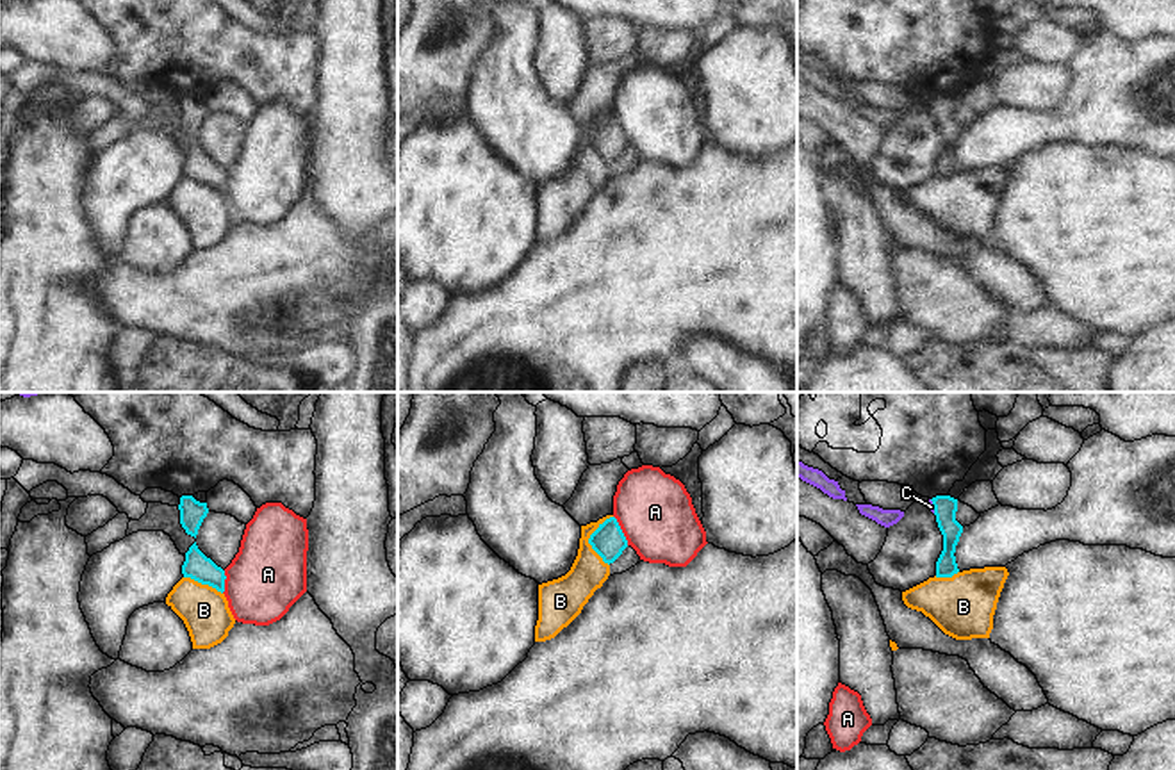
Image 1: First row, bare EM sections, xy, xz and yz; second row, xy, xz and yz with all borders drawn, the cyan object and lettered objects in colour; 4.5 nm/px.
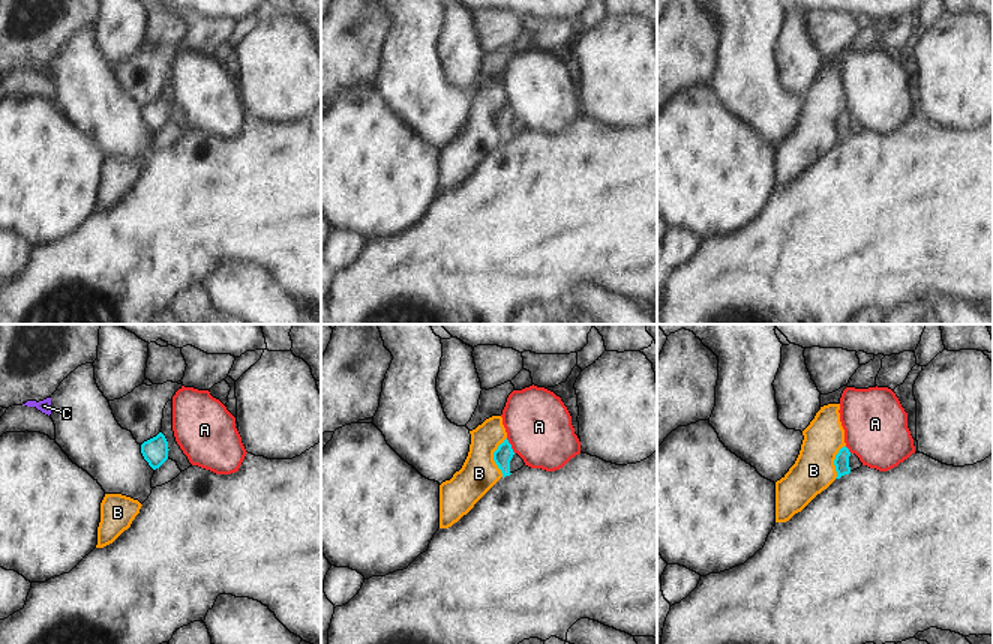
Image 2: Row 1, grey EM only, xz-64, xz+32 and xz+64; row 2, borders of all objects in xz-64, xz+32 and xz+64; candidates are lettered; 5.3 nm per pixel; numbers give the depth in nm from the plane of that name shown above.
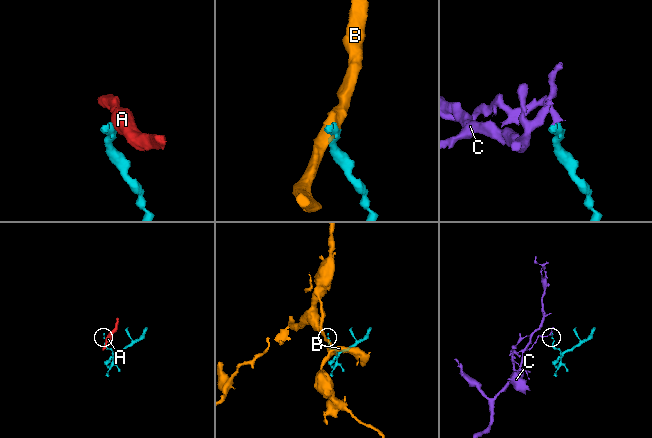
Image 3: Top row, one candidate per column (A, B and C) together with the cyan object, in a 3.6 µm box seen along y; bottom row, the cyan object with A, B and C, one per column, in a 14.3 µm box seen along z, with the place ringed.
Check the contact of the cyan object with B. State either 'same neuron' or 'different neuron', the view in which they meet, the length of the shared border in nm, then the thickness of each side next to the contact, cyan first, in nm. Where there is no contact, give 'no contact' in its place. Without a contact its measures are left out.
different neuron; contact in xz; length 240 nm; calibres 150 and 170 nm

